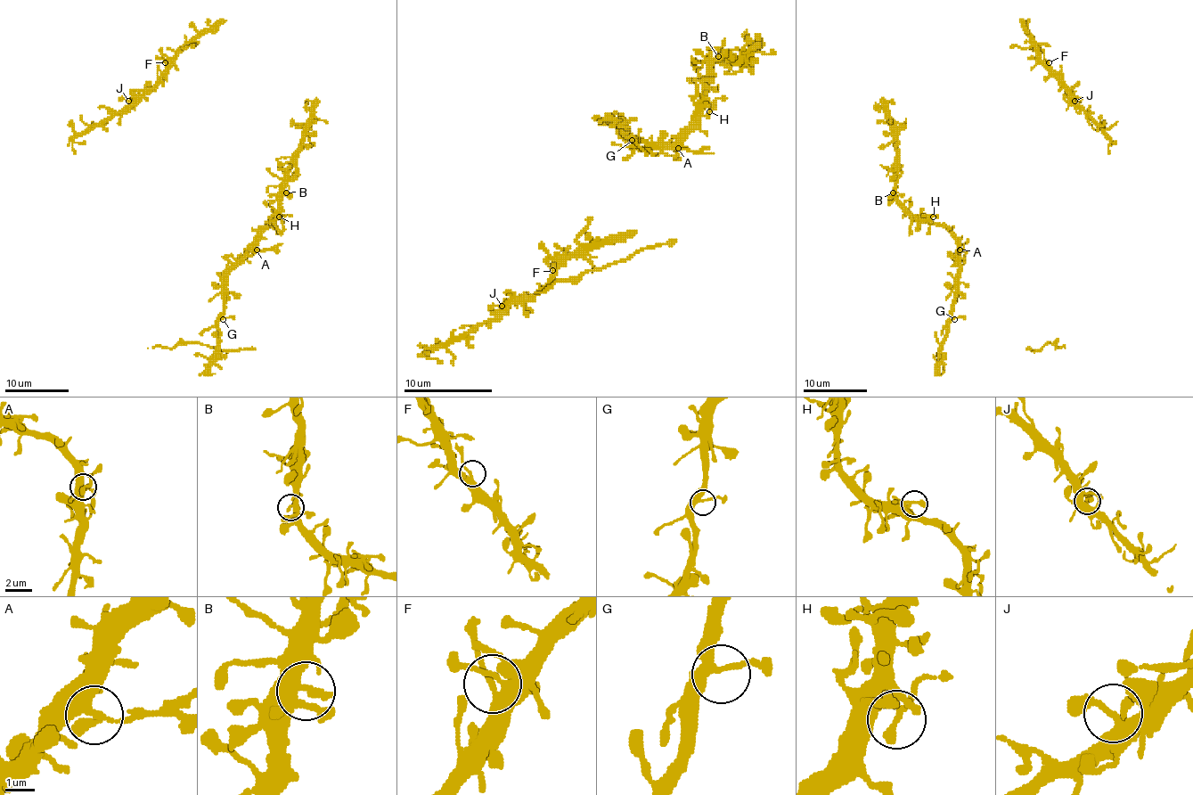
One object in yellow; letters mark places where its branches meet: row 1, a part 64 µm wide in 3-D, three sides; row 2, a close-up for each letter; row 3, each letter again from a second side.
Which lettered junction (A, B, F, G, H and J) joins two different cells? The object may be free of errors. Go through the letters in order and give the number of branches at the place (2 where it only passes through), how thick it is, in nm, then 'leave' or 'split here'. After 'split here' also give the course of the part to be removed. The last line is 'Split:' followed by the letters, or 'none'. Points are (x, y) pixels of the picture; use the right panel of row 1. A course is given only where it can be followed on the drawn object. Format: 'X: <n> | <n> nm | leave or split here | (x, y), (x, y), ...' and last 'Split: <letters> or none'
A: 4 | 300 nm | split here
B: 3 | 320 nm | leave
F: 4 | 320 nm | leave
G: 3 | 300 nm | leave
H: 3 | 260 nm | leave
J: 4 | 320 nm | leave
Split: A

